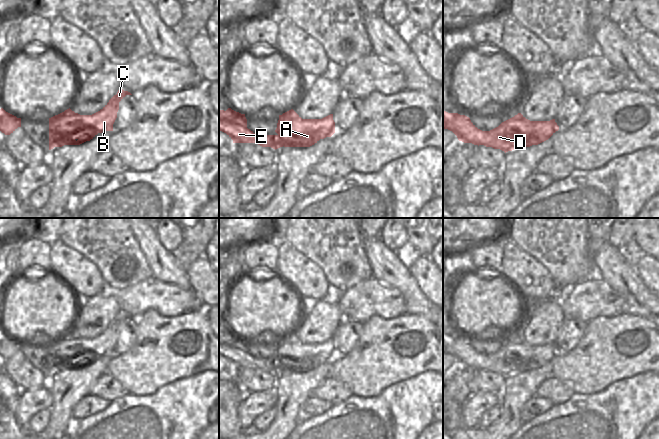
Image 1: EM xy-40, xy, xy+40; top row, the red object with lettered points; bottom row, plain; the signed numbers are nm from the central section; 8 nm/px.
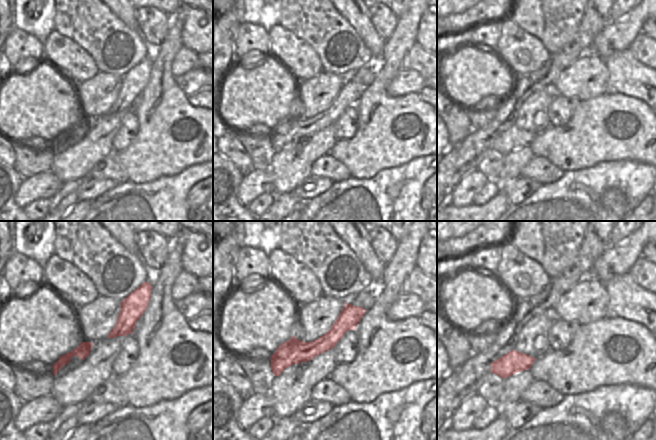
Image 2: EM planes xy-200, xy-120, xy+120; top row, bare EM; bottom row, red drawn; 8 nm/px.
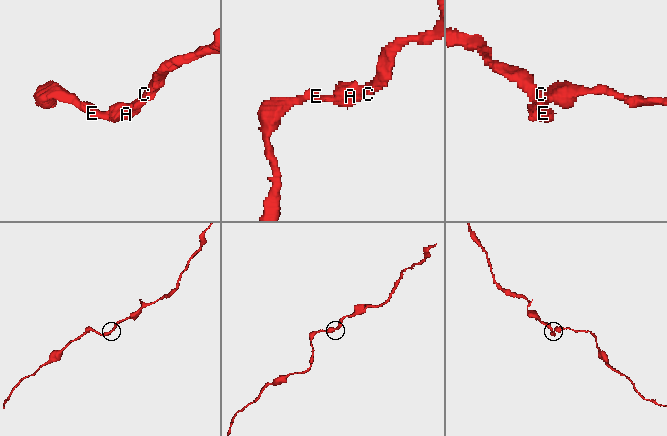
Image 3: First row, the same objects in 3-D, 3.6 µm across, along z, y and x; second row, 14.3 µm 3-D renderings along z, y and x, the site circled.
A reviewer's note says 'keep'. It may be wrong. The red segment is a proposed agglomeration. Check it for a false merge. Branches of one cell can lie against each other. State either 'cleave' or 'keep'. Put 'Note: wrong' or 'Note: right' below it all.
keep
Note: right

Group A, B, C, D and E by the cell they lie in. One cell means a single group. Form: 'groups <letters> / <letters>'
groups A B C D E

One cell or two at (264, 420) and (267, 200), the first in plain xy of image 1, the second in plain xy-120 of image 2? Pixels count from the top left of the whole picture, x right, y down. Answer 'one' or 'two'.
one

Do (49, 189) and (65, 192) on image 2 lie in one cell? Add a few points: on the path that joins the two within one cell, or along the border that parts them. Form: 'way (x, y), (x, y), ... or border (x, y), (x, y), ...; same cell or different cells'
border (63, 184), (50, 200); different cells

